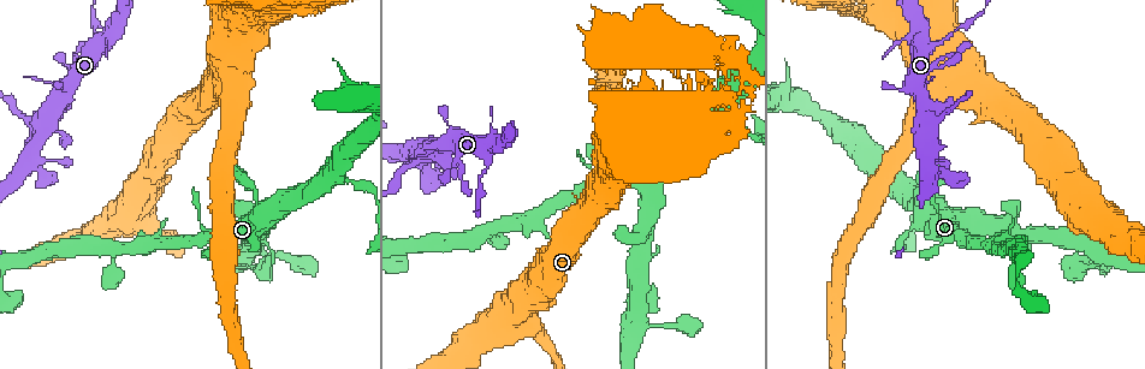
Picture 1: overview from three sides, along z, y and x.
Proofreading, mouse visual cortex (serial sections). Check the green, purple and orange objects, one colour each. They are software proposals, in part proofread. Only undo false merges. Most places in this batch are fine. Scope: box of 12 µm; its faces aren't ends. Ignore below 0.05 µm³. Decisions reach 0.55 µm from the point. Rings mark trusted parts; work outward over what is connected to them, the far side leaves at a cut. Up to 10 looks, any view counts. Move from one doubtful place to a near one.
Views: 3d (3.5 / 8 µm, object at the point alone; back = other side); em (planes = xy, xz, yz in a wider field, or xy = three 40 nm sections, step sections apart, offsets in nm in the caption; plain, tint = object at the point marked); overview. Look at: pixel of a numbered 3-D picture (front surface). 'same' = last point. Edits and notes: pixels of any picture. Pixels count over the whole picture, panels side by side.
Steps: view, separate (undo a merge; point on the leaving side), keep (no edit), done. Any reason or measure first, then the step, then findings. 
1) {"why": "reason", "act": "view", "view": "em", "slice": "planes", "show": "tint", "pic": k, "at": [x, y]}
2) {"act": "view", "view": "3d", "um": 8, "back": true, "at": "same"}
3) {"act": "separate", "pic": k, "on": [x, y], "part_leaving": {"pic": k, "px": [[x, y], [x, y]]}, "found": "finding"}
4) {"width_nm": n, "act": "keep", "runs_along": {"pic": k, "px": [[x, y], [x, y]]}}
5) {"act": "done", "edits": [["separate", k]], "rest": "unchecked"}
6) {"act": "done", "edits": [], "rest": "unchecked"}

{"why": "sudden change in width", "act": "view", "view": "3d", "um": 3.5, "pic": 1, "at": [486, 170]}

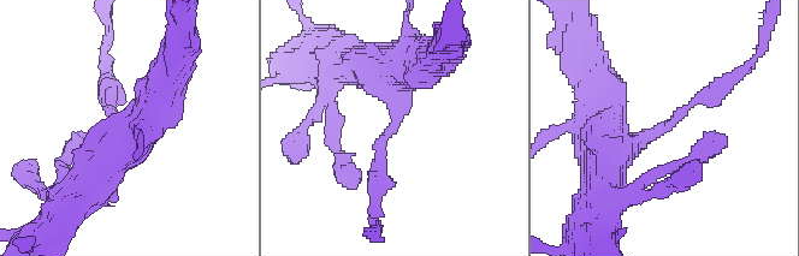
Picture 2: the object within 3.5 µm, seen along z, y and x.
{"act": "keep", "runs_along": {"pic": 2, "px": [[607, 164], [727, 82]]}, "found": "one cell here"}

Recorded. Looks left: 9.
{"why": "four or more arms meet", "act": "view", "view": "3d", "um": 3.5, "pic": 1, "at": [421, 157]}

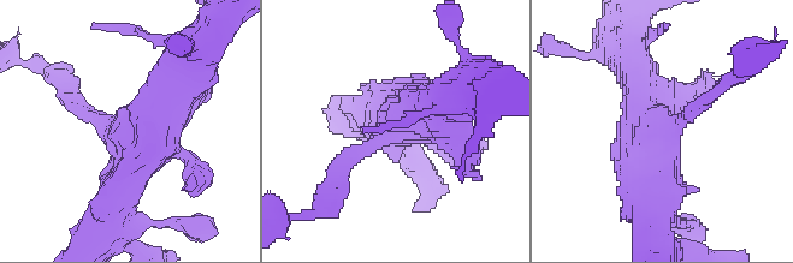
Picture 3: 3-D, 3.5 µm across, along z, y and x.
{"why": "now the EM", "act": "view", "view": "em", "slice": "xy", "step": 5, "show": "tint", "pic": 3, "at": [129, 137]}

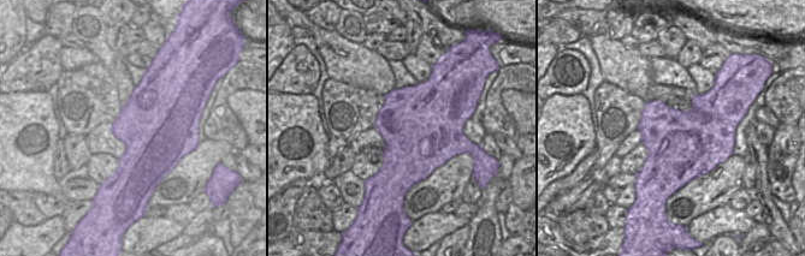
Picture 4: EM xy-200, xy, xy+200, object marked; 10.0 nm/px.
{"act": "keep", "found": "continuous, no second cell"}

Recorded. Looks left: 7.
{"why": "a narrow waist", "act": "view", "view": "3d", "um": 3.5, "back": true, "pic": 1, "at": [345, 179]}

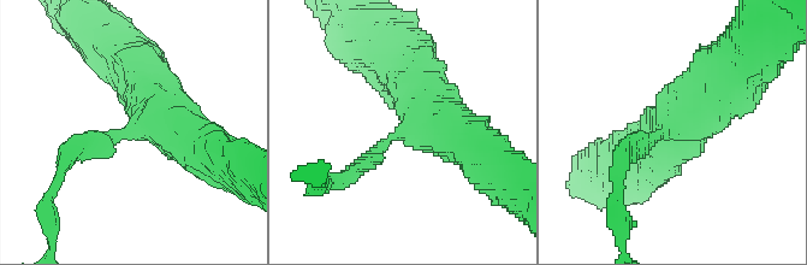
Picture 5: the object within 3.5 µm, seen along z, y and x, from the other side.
{"act": "view", "view": "em", "slice": "planes", "show": "tint", "pic": 5, "at": [671, 126]}

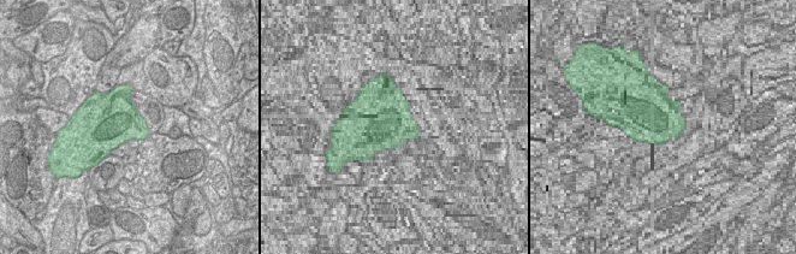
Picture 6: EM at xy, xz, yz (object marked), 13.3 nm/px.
{"width_nm": 700, "act": "keep", "runs_along": {"pic": 5, "px": [[638, 153], [653, 149], [736, 65]]}, "found": "one cell here"}

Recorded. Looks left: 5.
{"why": "four or more arms meet", "act": "view", "view": "3d", "um": 3.5, "pic": 1, "at": [248, 258]}

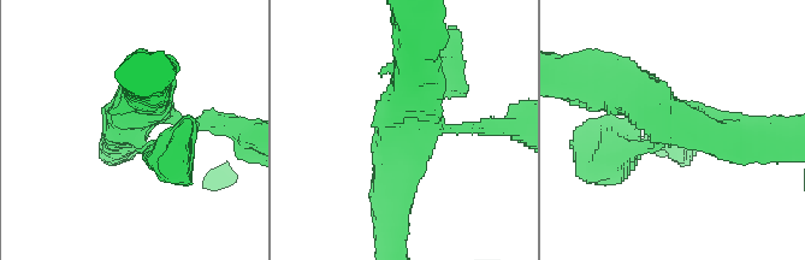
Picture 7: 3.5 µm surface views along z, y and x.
{"act": "view", "view": "em", "slice": "xy", "step": 3, "show": "tint", "pic": 7, "at": [662, 132]}

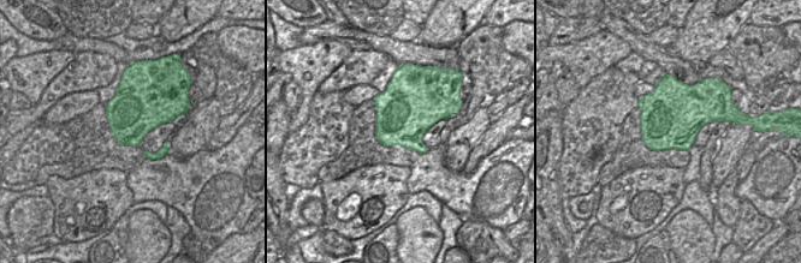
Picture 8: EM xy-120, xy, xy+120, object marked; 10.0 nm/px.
{"arms": 4, "arm_widths_nm": [150, 250, 450, 600], "act": "keep", "runs_along": {"pic": 7, "px": [[602, 84], [734, 140]]}, "found": "continuous, no second cell"}

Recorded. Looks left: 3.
{"act": "done", "edits": [], "rest": "unchecked"}

